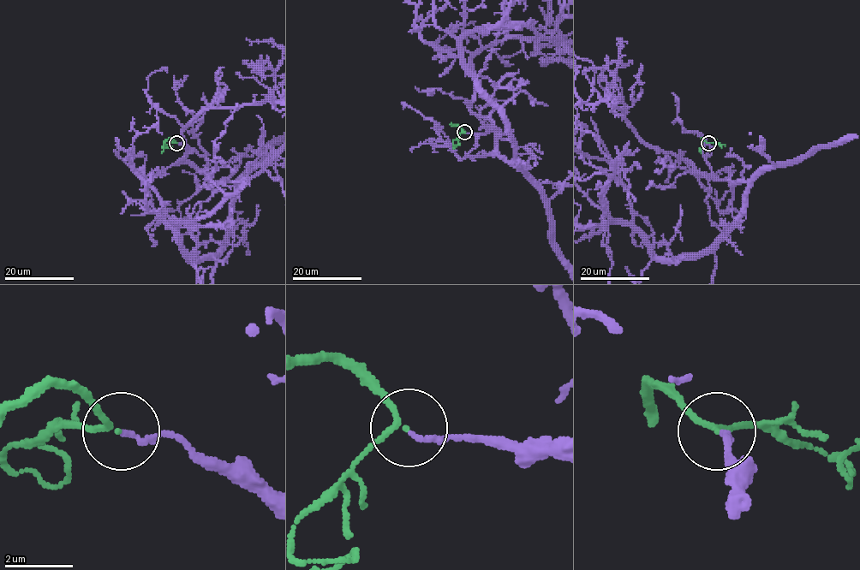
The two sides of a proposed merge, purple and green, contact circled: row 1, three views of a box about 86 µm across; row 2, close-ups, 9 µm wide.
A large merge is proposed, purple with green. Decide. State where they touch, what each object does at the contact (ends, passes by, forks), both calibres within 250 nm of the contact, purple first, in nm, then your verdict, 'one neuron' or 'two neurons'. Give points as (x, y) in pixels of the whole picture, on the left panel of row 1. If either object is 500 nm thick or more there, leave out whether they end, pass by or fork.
place (176, 143); purple ends; green passes by; calibres 140 and 120 nm; one neuron

